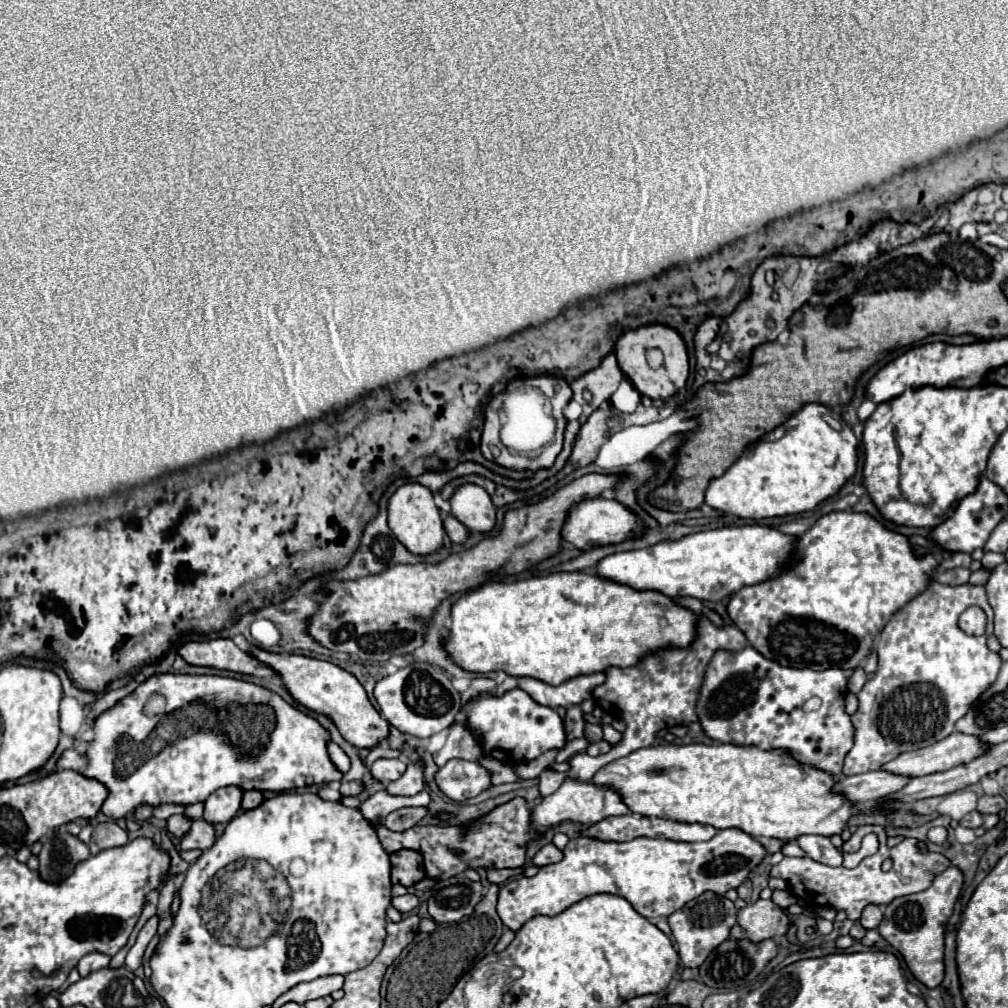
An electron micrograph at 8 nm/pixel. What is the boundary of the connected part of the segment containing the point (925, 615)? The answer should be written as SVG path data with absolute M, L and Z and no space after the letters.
M931 583L929 589L911 599L905 607L901 607L901 611L897 611L885 623L877 641L877 653L879 653L877 673L857 693L859 709L855 711L855 715L851 715L855 735L853 735L853 747L845 755L845 775L875 771L883 763L897 757L899 753L929 747L935 741L945 739L947 735L953 733L955 721L963 717L973 705L973 701L997 679L1003 661L997 653L987 649L985 645L987 635L971 637L963 633L957 625L959 615L971 605L977 605L985 611L987 633L993 633L993 609L987 603L985 589L975 585L949 587L941 583Z

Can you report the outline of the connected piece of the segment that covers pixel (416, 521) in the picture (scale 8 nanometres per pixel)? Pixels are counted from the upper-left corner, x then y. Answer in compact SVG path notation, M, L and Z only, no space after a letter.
M405 483L389 497L387 521L389 521L389 527L395 533L395 537L411 553L429 555L429 553L433 553L435 549L439 549L443 545L445 531L443 531L439 509L433 503L433 493L427 487L423 487L421 483Z

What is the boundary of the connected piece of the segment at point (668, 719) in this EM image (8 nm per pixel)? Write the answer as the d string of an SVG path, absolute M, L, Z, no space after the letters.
M703 613L697 617L697 637L687 645L687 647L661 647L645 657L633 667L609 667L605 669L605 683L601 683L593 695L599 707L607 711L609 715L615 715L617 719L627 723L627 729L623 733L623 739L611 747L609 753L591 757L587 753L577 753L575 757L569 759L569 771L567 773L557 773L551 769L545 769L539 775L539 793L551 795L561 787L565 779L577 779L577 781L589 781L603 765L621 759L629 755L631 751L637 751L641 747L649 747L655 741L657 733L661 729L675 727L675 725L689 725L697 721L695 715L695 703L699 695L699 687L703 683L703 673L705 667L709 665L713 653L717 649L729 649L729 651L739 651L747 645L745 635L735 627L735 625L723 625L717 627L705 617Z

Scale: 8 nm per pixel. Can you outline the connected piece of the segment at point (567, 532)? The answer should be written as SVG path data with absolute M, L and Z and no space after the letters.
M597 497L597 499L587 499L581 503L575 503L569 509L569 515L565 517L565 523L561 529L561 537L565 541L569 541L573 547L577 547L581 551L589 551L593 547L621 543L627 537L633 537L637 533L637 529L641 529L641 521L629 509L625 509L619 501Z

